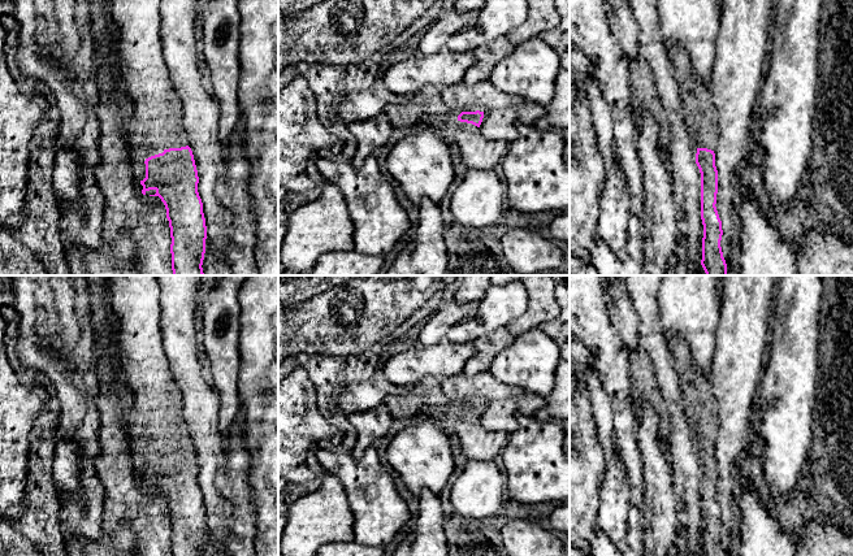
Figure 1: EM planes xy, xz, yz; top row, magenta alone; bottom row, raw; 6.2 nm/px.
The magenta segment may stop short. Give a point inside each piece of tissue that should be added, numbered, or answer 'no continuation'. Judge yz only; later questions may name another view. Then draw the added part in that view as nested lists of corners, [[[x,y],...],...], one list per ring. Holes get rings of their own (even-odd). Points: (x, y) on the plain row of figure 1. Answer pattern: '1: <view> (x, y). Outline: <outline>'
1: yz (698, 402). Outline: [[[676,335],[671,342],[671,351],[680,379],[681,407],[690,431],[697,439],[715,442],[719,420],[711,383],[694,362],[685,338]]]

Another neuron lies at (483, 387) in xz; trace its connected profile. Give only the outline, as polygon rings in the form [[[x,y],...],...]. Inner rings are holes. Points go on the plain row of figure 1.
[[[490,372],[473,377],[462,373],[440,381],[442,391],[453,404],[512,399],[525,392],[520,387],[499,382]]]

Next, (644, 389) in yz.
[[[633,351],[629,355],[631,361],[631,396],[635,403],[635,413],[638,420],[642,417],[642,405],[645,401],[650,403],[658,413],[659,417],[659,431],[658,436],[661,439],[662,449],[666,452],[670,462],[670,417],[667,413],[666,401],[658,388],[655,379],[655,368],[646,352]]]

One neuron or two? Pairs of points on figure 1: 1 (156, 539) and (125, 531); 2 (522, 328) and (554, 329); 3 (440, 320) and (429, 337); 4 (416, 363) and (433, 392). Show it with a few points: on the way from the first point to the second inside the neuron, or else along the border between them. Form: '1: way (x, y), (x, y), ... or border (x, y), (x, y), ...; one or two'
1: border (103, 526), (113, 533), (126, 520), (135, 542); two
2: border (555, 318), (542, 322), (537, 328); two
3: way (438, 324), (432, 333); one
4: border (438, 378), (423, 377), (410, 386); two

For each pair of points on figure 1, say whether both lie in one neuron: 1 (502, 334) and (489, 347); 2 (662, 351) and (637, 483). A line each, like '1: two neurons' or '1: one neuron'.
1: one neuron
2: two neurons

